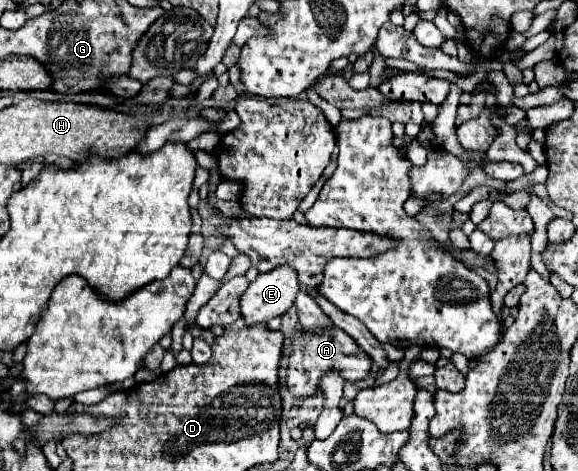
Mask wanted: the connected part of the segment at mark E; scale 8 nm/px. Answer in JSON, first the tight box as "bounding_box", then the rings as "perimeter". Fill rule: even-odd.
{"bounding_box":[241,267,299,325],"perimeter":[[[281,267],[273,273],[261,273],[241,295],[241,319],[245,325],[259,325],[281,317],[293,305],[297,291],[299,281],[293,269]]]}

